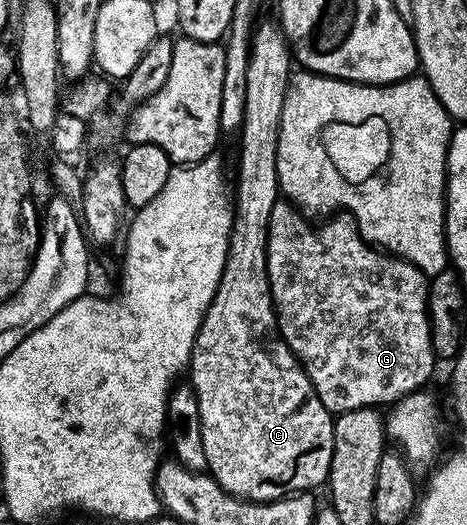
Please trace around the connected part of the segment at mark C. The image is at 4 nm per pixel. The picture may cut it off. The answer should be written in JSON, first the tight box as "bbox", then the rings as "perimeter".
{"bbox":[188,20,335,504],"perimeter":[[[264,20],[255,27],[250,38],[240,127],[242,138],[238,142],[238,185],[232,188],[234,221],[224,274],[220,274],[220,286],[216,286],[214,301],[208,306],[196,334],[188,369],[188,383],[194,389],[196,402],[200,402],[200,430],[204,434],[204,458],[209,475],[228,494],[256,504],[282,500],[295,492],[310,492],[317,484],[325,485],[329,481],[335,421],[279,332],[278,316],[274,312],[268,278],[268,222],[272,222],[272,206],[276,206],[280,198],[276,150],[286,89],[292,79],[292,53],[281,23]]]}

